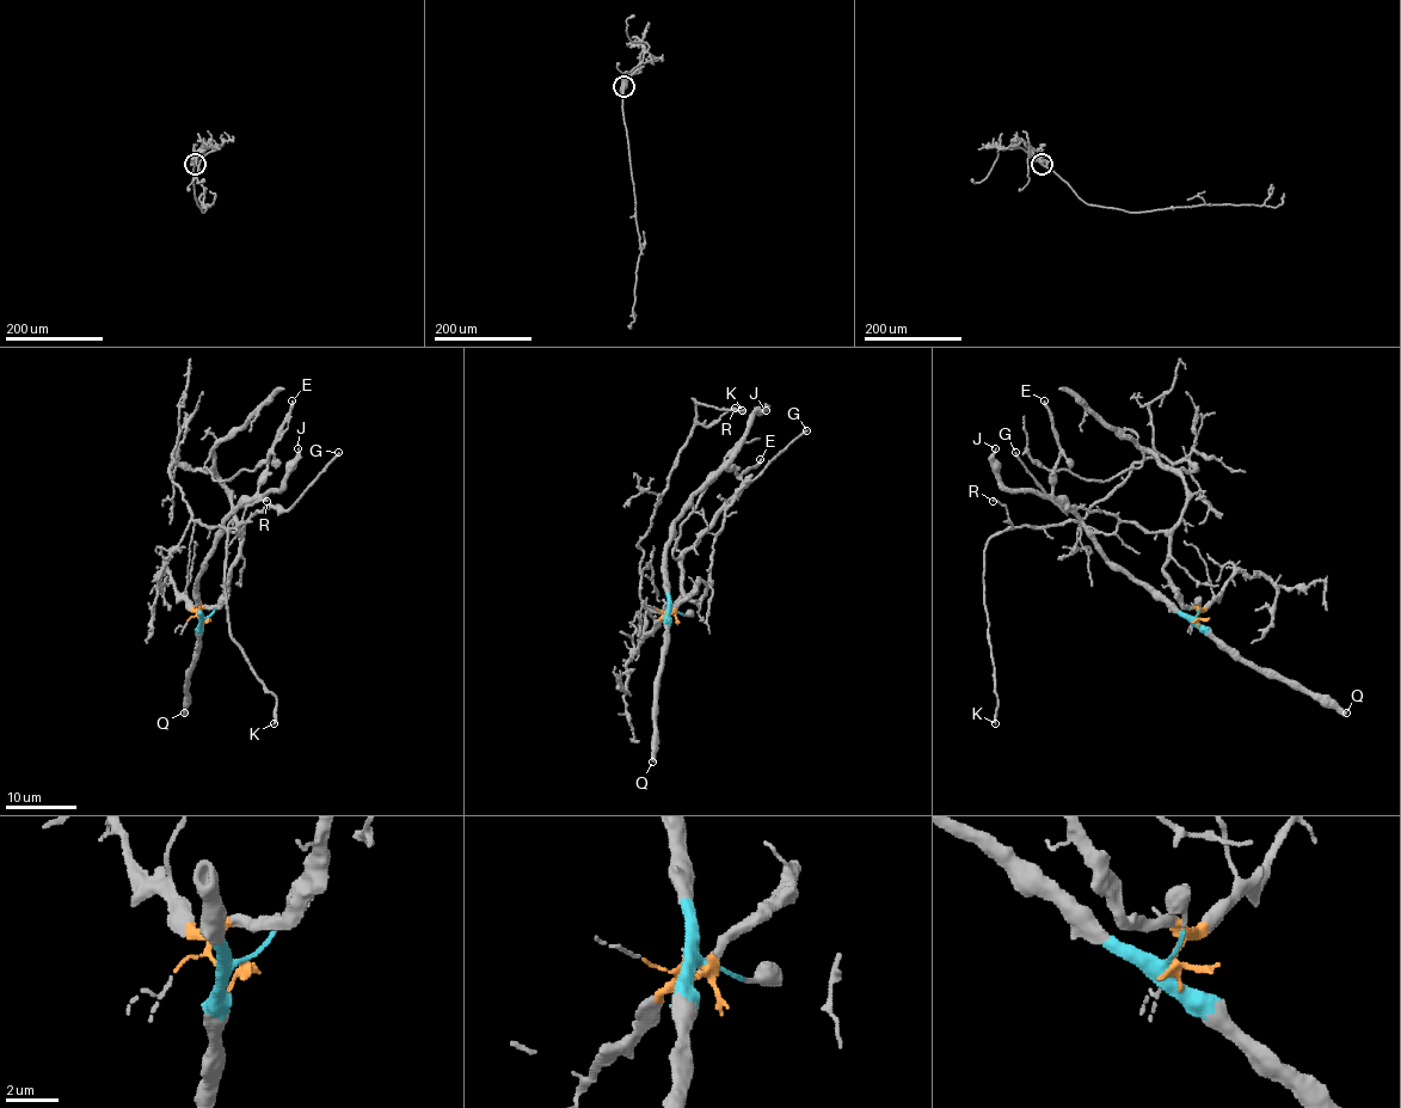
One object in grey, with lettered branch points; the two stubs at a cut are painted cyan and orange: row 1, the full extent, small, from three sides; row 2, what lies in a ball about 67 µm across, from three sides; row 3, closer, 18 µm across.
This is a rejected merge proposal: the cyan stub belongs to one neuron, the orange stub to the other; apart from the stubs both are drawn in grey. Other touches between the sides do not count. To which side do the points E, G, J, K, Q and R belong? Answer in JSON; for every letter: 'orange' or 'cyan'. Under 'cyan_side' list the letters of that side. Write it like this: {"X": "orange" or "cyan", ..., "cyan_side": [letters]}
{"E": "cyan", "G": "orange", "J": "cyan", "K": "orange", "Q": "cyan", "R": "orange", "cyan_side": ["E", "J", "Q"]}

